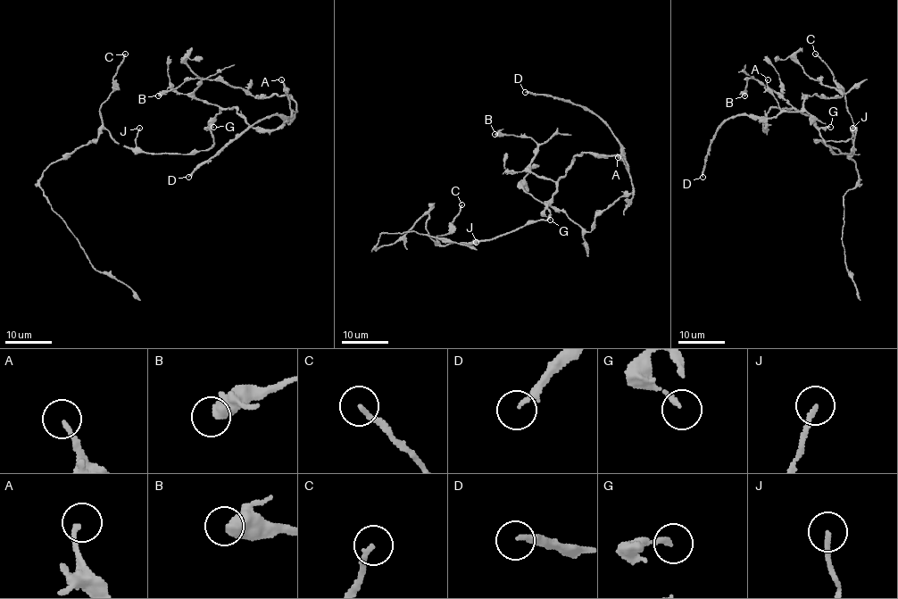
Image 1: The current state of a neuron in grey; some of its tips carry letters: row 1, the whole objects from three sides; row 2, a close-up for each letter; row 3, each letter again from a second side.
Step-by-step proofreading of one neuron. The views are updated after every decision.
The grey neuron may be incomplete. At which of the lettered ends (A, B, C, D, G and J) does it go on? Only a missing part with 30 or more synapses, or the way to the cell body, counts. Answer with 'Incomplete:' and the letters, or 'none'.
Incomplete: none

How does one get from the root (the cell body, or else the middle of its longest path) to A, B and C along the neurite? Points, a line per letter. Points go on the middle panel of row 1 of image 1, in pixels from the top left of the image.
A: (534, 222), (550, 215), (548, 201), (576, 156), (584, 153), (622, 156), (627, 170), (625, 161), (618, 157)
B: (534, 222), (550, 215), (548, 201), (556, 184), (530, 170), (537, 146), (530, 137), (494, 134)
C: (534, 222), (488, 239), (450, 242), (442, 245), (436, 237), (449, 231), (449, 224), (461, 204)

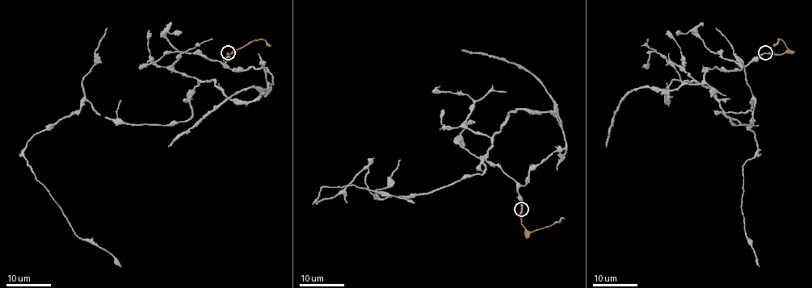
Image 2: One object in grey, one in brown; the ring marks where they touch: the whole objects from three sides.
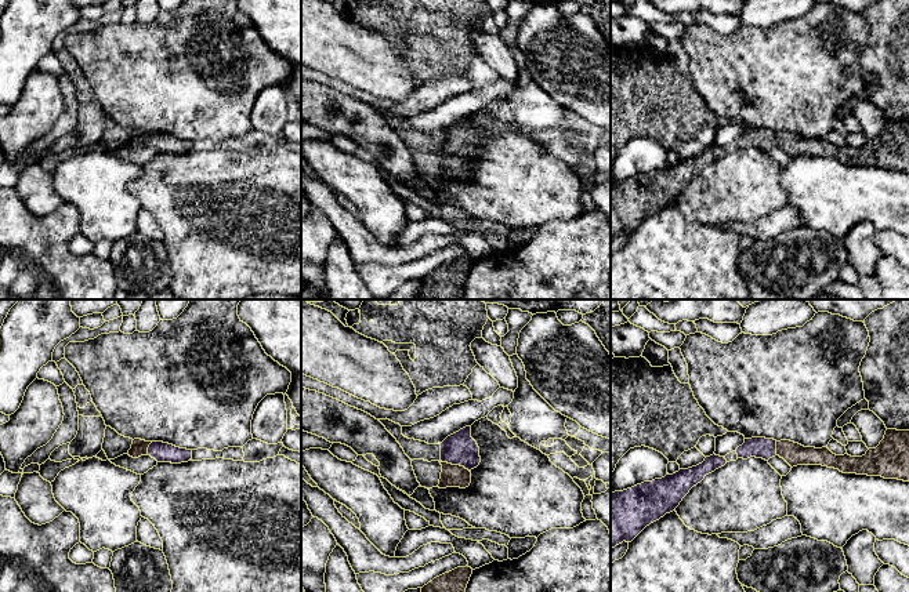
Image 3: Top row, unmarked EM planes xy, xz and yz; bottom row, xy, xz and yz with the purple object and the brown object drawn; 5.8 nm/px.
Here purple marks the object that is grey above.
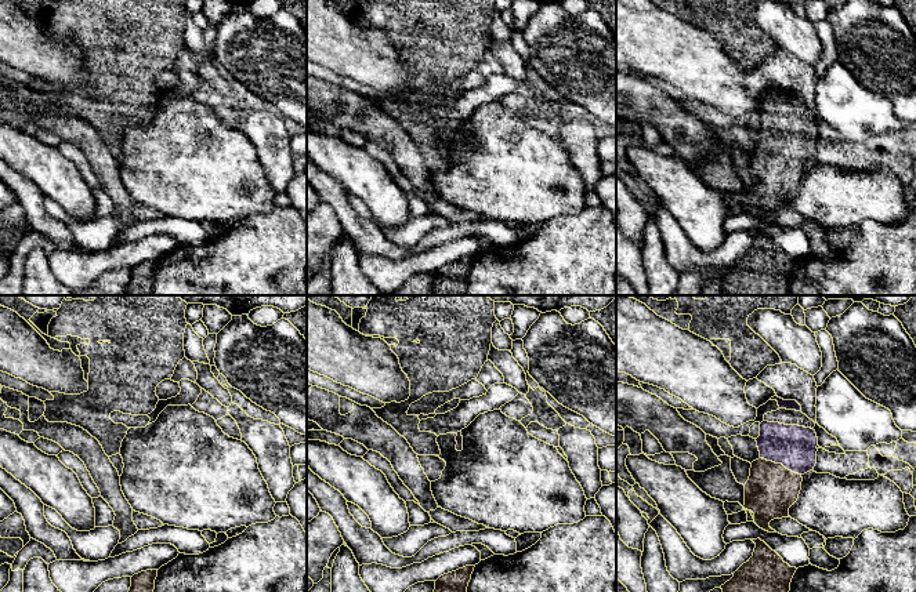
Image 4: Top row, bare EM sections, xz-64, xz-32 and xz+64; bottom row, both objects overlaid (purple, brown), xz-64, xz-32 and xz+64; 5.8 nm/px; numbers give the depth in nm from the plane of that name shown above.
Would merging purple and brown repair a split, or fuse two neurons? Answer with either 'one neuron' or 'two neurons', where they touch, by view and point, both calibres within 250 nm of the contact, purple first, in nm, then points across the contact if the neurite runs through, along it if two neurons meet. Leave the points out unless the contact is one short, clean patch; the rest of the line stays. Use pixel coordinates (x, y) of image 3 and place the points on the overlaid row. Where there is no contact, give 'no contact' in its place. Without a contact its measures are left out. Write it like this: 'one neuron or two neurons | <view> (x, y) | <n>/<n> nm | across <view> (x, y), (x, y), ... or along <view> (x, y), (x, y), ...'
one neuron | xz (455, 464) | 190/130 nm | across xz (460, 449), (455, 464), (452, 475)

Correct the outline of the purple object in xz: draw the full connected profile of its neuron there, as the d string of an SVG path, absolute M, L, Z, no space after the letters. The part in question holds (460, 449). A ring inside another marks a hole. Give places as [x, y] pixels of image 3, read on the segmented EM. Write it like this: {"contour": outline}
{"contour": "M471 426L460 429L441 443L439 462L442 465L439 489L470 486L470 471L481 462L479 447L471 437Z"}

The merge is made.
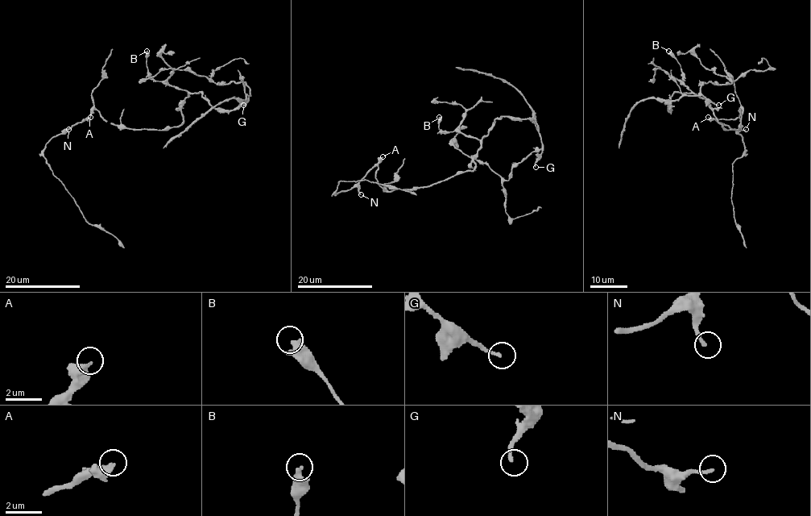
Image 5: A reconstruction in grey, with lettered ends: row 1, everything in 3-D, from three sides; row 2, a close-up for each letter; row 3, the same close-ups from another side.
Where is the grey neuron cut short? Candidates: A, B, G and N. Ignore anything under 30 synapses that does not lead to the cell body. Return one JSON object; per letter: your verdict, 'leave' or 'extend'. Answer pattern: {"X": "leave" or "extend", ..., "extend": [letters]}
{"A": "leave", "B": "leave", "G": "extend", "N": "leave", "extend": ["G"]}

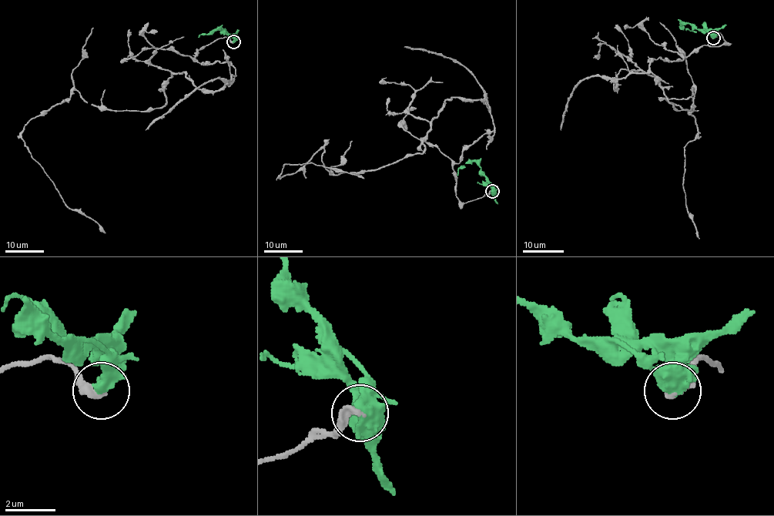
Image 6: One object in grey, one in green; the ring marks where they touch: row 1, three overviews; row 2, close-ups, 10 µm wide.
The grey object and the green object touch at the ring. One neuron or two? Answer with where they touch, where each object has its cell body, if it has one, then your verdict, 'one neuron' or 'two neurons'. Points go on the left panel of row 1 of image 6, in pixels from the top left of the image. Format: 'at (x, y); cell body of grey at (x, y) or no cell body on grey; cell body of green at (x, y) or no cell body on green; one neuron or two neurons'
at (233, 41); no cell body on grey; no cell body on green; two neurons

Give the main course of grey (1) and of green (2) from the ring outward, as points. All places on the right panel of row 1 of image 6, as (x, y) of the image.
1: (712, 38), (614, 79), (642, 70), (678, 110), (695, 88), (668, 101), (698, 126), (699, 238)
2: (712, 38), (706, 31), (698, 31), (691, 25), (681, 25), (682, 28), (696, 32)

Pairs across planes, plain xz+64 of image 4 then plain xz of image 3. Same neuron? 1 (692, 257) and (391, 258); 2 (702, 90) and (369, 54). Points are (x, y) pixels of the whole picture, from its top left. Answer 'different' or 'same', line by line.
1: same
2: same

